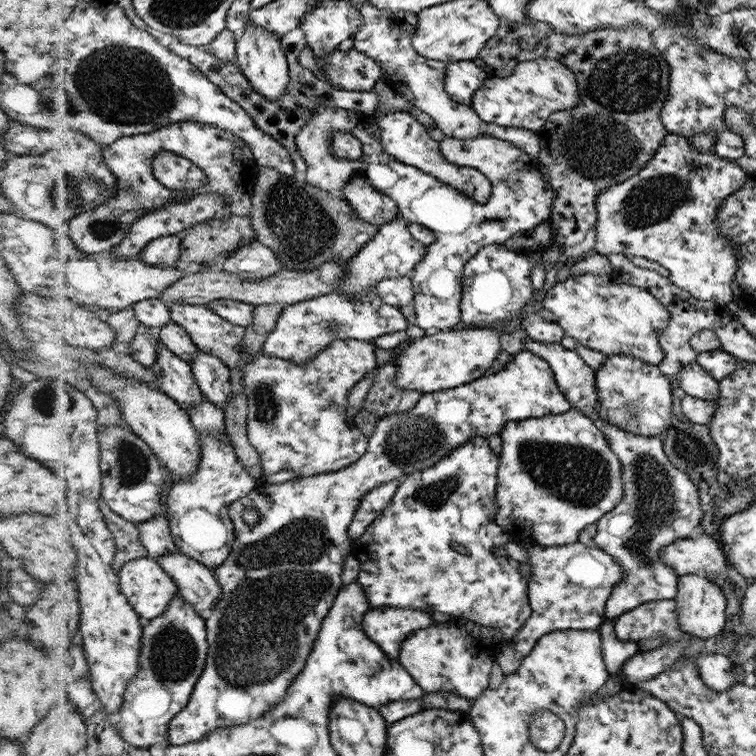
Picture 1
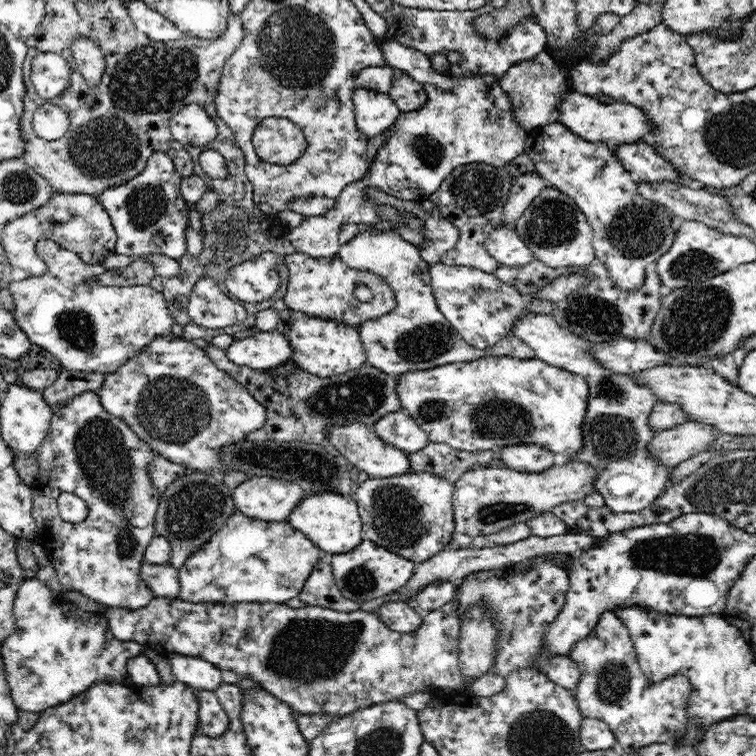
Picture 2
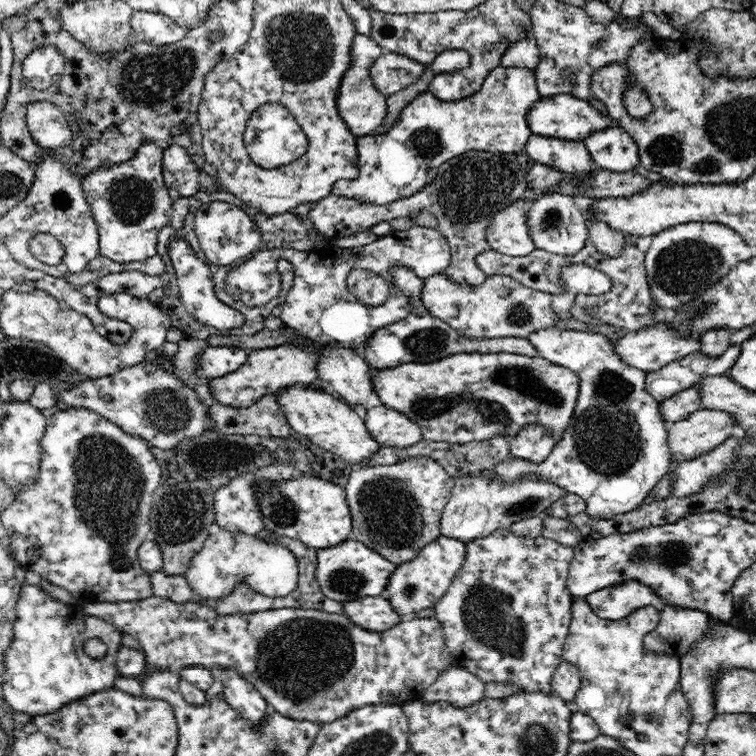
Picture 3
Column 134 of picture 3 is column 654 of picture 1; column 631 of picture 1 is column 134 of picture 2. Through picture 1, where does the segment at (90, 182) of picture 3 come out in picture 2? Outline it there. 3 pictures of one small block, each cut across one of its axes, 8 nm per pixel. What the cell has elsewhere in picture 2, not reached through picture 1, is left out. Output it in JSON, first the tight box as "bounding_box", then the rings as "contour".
{"bounding_box":[97,151,192,259],"contour":[[[158,151],[146,160],[146,169],[132,181],[111,187],[97,198],[105,206],[117,233],[116,253],[134,257],[165,254],[175,259],[186,254],[188,207],[192,204],[181,194],[182,180],[176,173],[171,153]]]}

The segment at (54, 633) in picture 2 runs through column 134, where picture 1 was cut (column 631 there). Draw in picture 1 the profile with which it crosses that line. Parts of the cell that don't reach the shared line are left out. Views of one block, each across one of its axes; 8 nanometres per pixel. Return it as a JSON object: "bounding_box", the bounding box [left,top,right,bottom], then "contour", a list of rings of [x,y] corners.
{"bounding_box":[599,619,641,676],"contour":[[[607,619],[599,627],[603,636],[603,660],[606,662],[607,671],[611,676],[619,675],[632,656],[641,652],[636,642],[623,641],[616,636],[614,619]]]}

